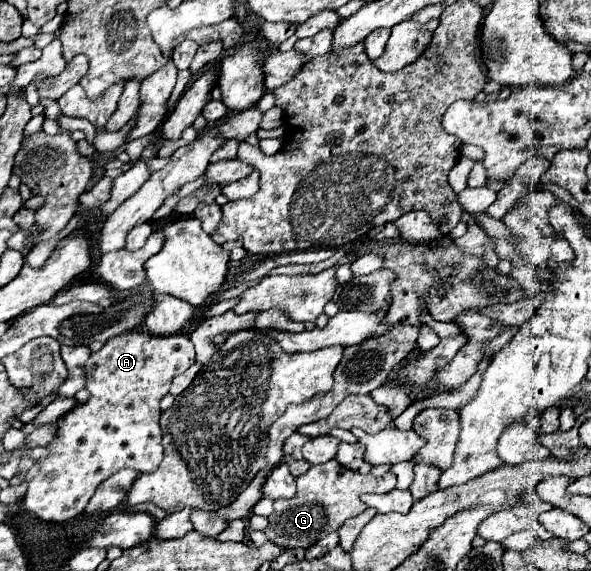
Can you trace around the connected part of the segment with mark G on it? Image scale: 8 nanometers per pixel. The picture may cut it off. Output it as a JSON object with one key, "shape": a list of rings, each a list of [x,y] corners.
{"shape":[[[335,459],[329,463],[313,465],[307,473],[297,477],[297,493],[291,499],[277,499],[275,511],[269,515],[269,527],[265,535],[271,543],[279,547],[303,547],[317,543],[323,535],[335,533],[347,519],[359,515],[367,509],[367,505],[359,499],[363,493],[389,493],[395,489],[395,475],[387,471],[381,477],[361,475],[343,465]]]}

